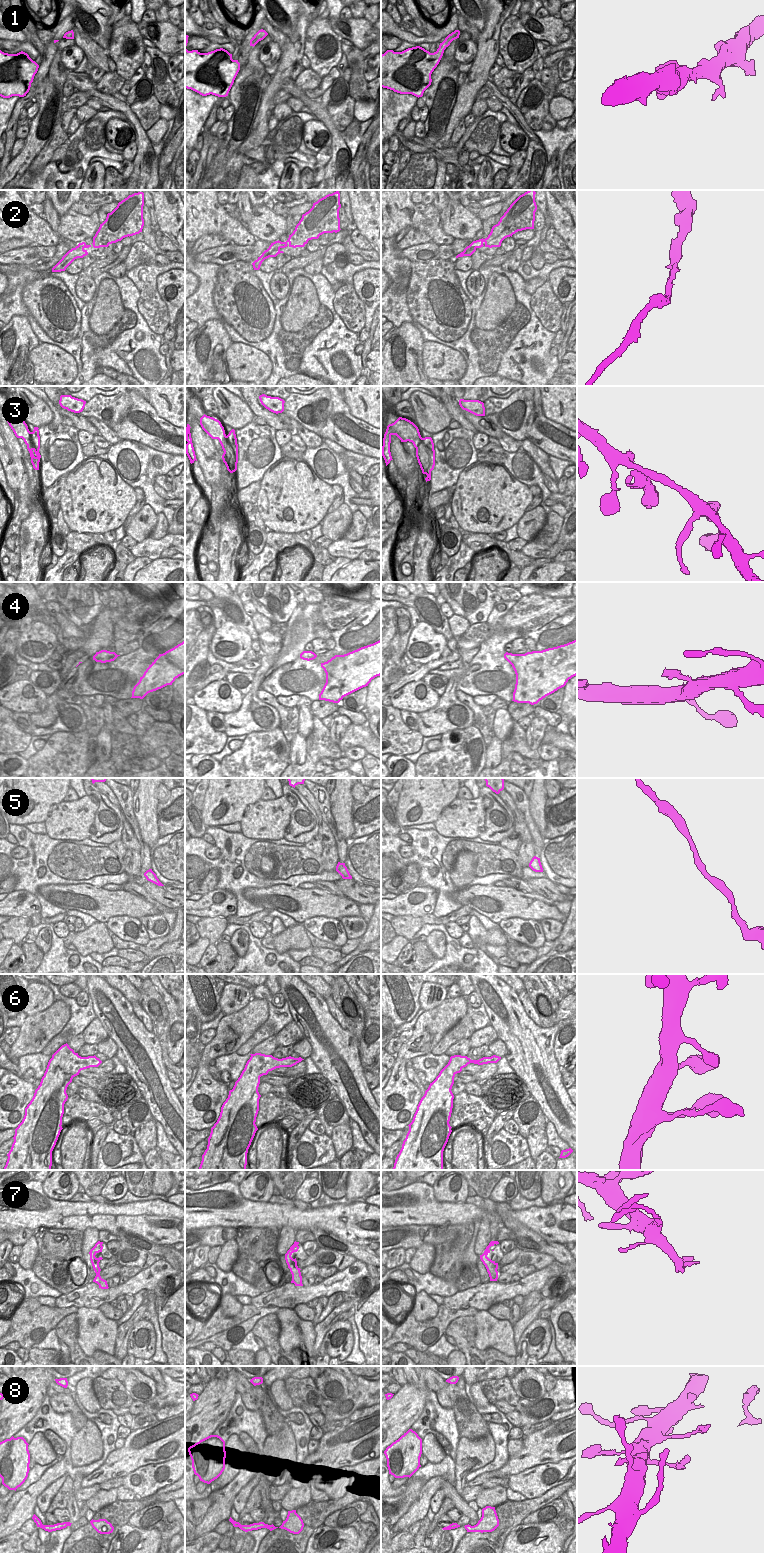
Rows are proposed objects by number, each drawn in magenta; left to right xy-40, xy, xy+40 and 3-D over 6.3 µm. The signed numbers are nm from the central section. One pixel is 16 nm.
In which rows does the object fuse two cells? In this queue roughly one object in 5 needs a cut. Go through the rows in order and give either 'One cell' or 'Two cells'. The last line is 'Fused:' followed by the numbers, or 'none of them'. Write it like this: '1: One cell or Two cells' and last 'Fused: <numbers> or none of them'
1: One cell
2: One cell
3: One cell
4: One cell
5: One cell
6: One cell
7: One cell
8: One cell
Fused: none of them

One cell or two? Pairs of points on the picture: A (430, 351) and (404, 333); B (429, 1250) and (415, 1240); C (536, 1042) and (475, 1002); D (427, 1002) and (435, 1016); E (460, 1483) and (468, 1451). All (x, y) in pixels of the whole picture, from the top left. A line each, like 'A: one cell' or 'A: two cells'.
A: two cells
B: two cells
C: two cells
D: two cells
E: one cell

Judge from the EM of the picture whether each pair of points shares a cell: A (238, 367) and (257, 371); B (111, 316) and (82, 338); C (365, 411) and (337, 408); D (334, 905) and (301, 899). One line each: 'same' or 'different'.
A: same
B: different
C: different
D: same

